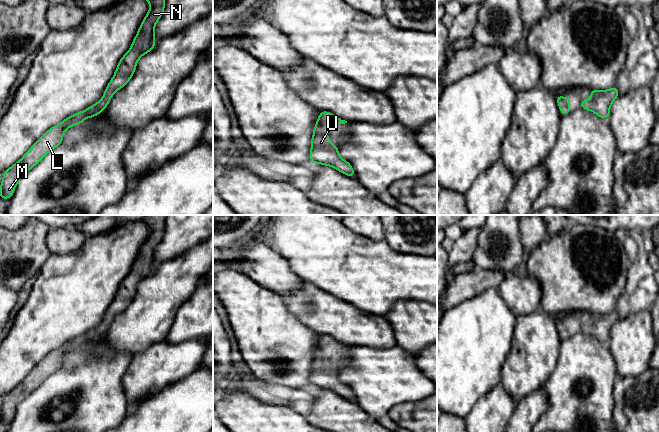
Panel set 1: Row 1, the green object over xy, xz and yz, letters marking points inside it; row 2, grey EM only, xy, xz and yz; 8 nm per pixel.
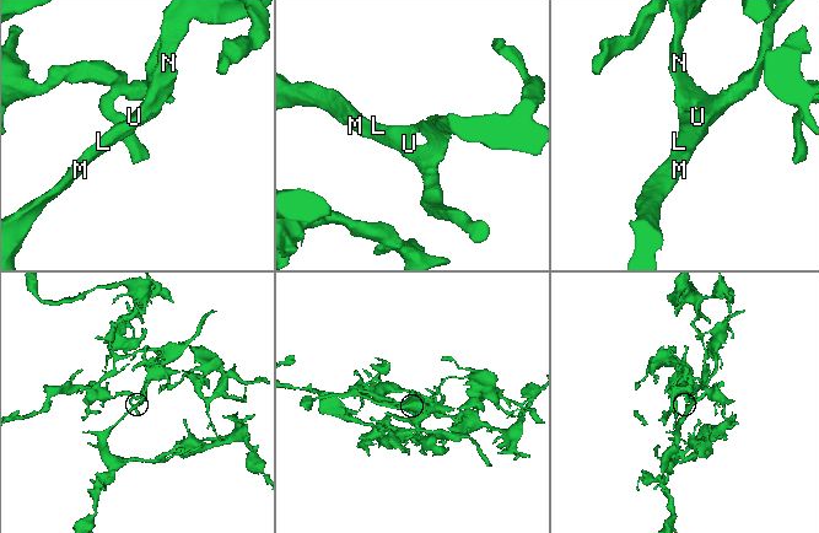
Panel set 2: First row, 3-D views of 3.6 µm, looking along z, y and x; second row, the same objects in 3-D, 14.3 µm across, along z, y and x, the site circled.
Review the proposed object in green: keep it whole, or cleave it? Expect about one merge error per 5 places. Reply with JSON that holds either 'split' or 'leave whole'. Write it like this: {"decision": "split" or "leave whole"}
{"decision": "leave whole"}

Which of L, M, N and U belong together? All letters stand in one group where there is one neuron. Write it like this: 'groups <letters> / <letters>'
groups L M N U

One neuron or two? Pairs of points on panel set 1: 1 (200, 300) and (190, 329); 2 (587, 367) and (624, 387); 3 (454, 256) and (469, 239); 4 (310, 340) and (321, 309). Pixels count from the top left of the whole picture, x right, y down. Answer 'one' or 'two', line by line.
1: one
2: two
3: one
4: two

